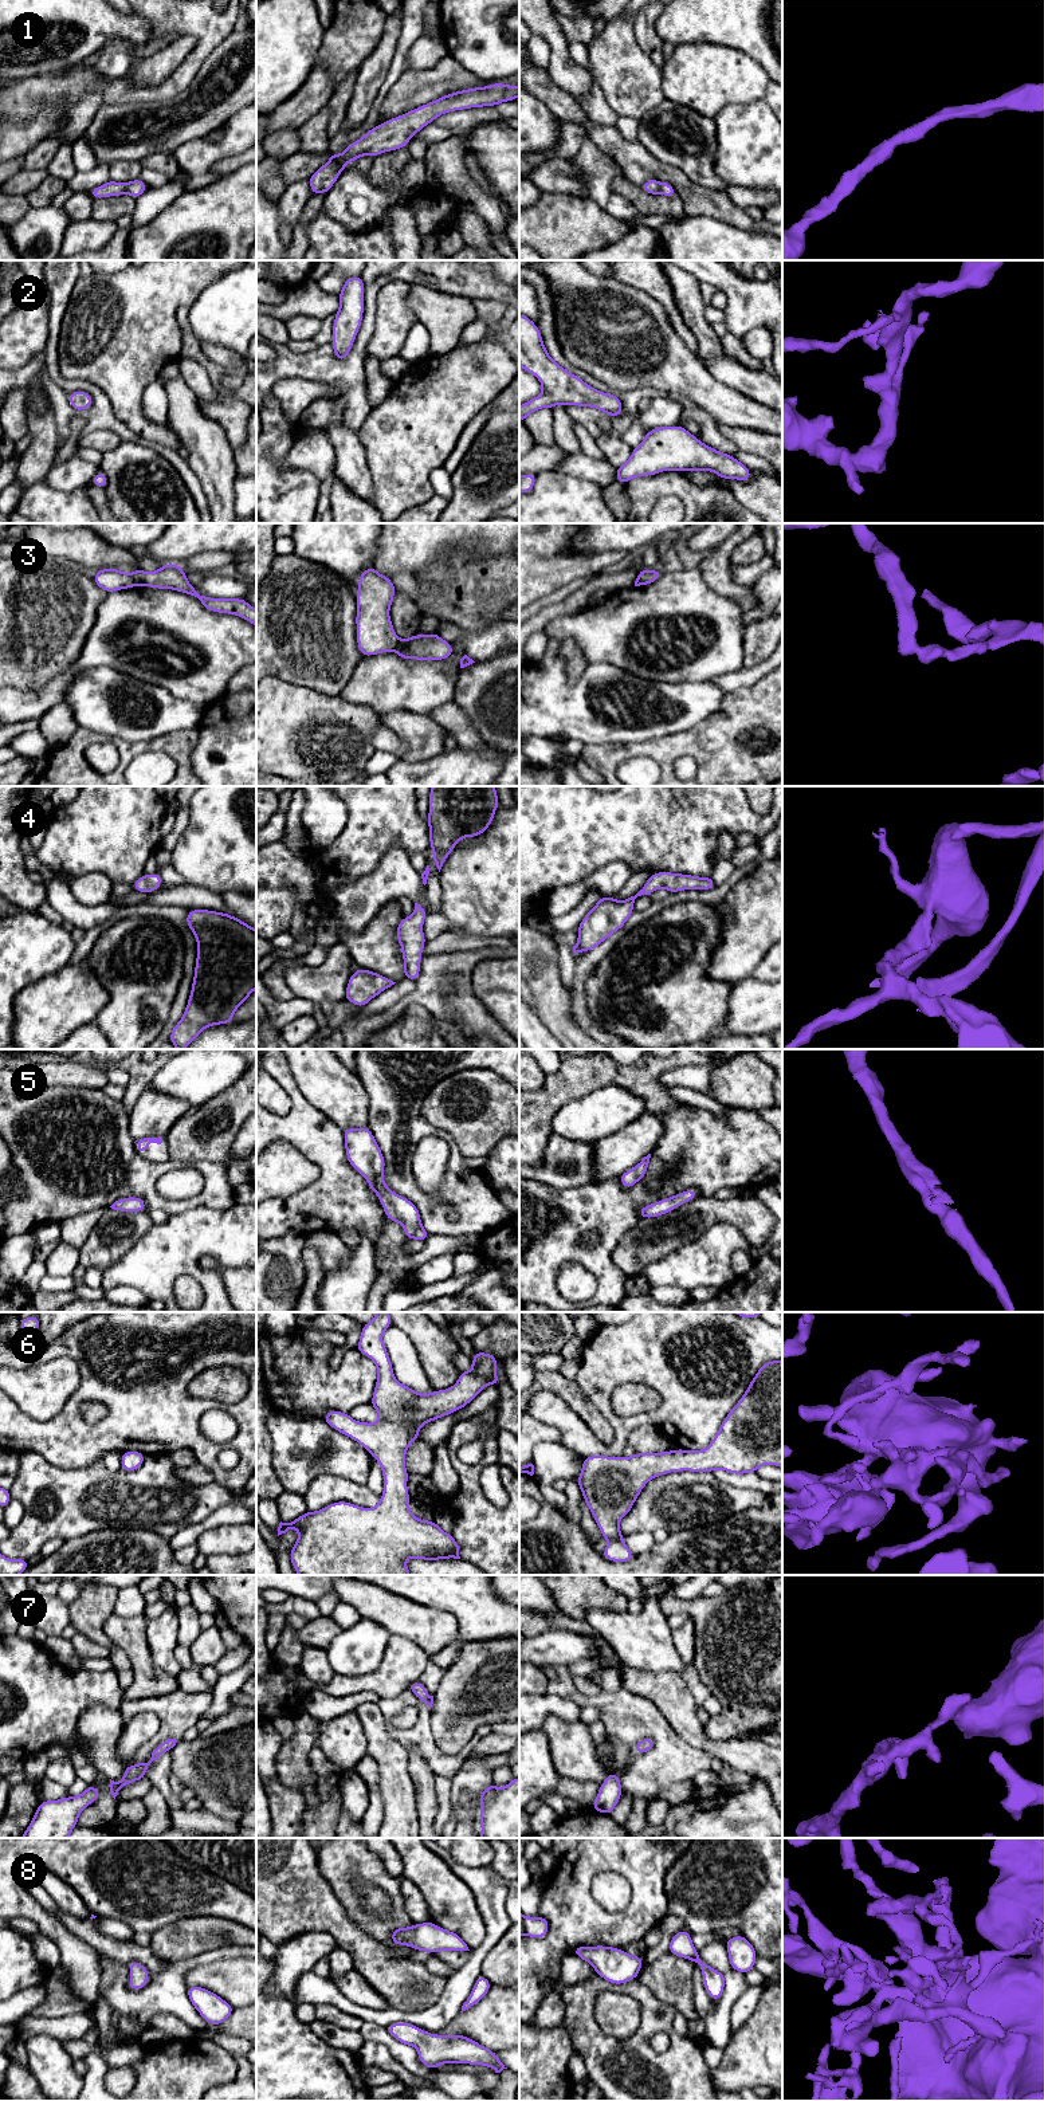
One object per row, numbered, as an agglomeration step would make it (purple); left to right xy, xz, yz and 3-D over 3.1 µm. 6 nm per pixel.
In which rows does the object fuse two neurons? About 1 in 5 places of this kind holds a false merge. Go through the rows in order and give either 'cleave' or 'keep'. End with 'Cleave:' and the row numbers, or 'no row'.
1: keep
2: keep
3: cleave
4: keep
5: keep
6: keep
7: keep
8: keep
Cleave: 3

